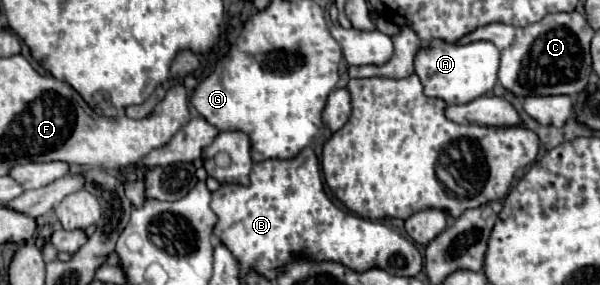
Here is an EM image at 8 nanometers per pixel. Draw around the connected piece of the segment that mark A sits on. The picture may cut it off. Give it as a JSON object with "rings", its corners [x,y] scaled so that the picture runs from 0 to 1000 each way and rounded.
{"rings":[[[722,137],[708,172],[692,193],[692,256],[698,263],[708,333],[732,340],[745,368],[772,368],[802,333],[818,326],[828,291],[832,249],[832,179],[815,144],[788,144],[778,158],[745,151],[735,137]]]}

